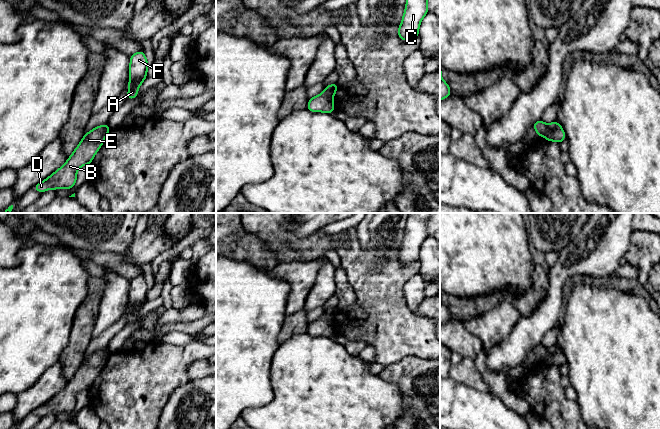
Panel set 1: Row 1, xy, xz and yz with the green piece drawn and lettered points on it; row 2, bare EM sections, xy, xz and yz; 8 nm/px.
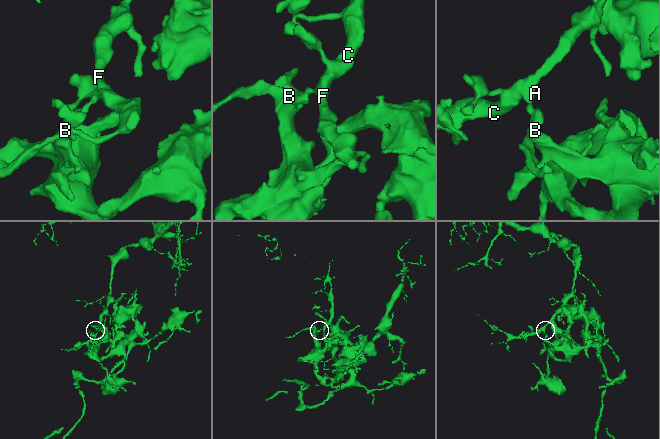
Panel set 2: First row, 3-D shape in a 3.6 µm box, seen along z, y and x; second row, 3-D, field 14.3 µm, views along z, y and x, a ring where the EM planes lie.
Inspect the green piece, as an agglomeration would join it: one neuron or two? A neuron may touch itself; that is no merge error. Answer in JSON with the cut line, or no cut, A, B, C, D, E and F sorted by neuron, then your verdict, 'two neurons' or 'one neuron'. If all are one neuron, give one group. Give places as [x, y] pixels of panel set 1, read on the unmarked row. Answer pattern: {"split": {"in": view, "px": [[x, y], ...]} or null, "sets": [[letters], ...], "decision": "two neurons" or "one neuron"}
{"split": {"in": "yz", "px": [[548, 349], [547, 356], [543, 360]]}, "sets": [["A", "C", "F"], ["B", "D", "E"]], "decision": "two neurons"}

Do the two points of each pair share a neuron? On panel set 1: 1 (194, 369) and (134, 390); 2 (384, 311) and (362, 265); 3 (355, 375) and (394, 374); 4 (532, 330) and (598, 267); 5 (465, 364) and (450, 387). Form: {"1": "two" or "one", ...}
{"1": "two", "2": "one", "3": "two", "4": "one", "5": "two"}

